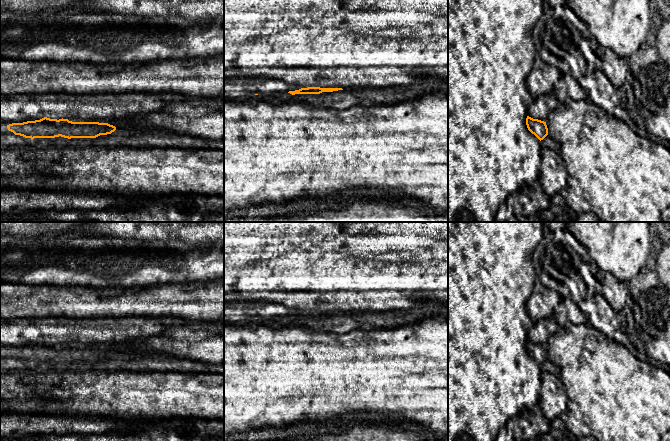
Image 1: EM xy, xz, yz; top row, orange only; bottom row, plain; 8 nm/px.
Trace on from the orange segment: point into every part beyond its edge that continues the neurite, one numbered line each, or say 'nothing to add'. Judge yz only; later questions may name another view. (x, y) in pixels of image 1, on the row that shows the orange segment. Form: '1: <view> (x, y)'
1: yz (548, 142)

